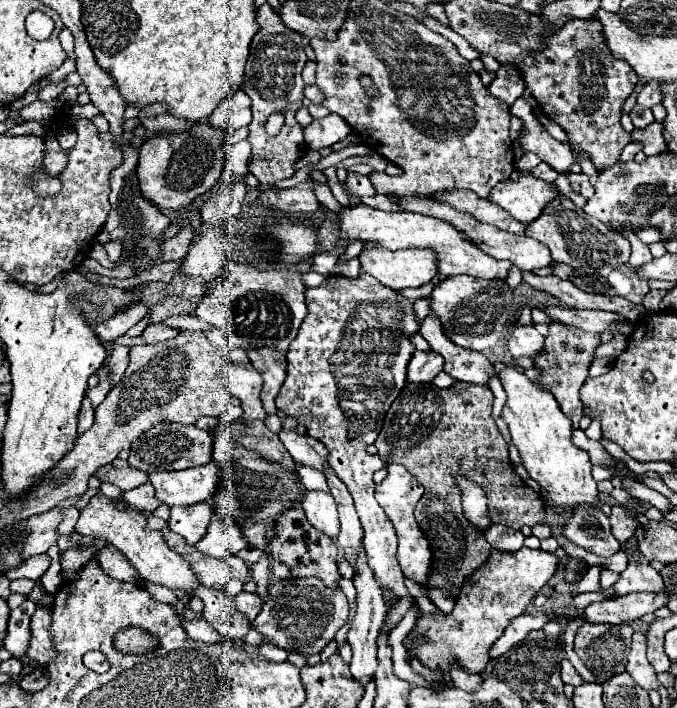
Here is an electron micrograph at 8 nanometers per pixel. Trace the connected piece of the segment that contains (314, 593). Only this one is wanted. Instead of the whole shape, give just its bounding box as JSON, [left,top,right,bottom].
[251,578,349,658]

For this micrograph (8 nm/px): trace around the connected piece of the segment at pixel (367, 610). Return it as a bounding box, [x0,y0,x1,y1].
[347,548,387,686]

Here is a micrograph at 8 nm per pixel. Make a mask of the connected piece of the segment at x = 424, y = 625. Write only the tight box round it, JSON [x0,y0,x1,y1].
[415,548,559,672]

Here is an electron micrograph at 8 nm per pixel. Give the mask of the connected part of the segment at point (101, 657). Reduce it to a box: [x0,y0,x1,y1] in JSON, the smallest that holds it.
[83,652,109,674]

